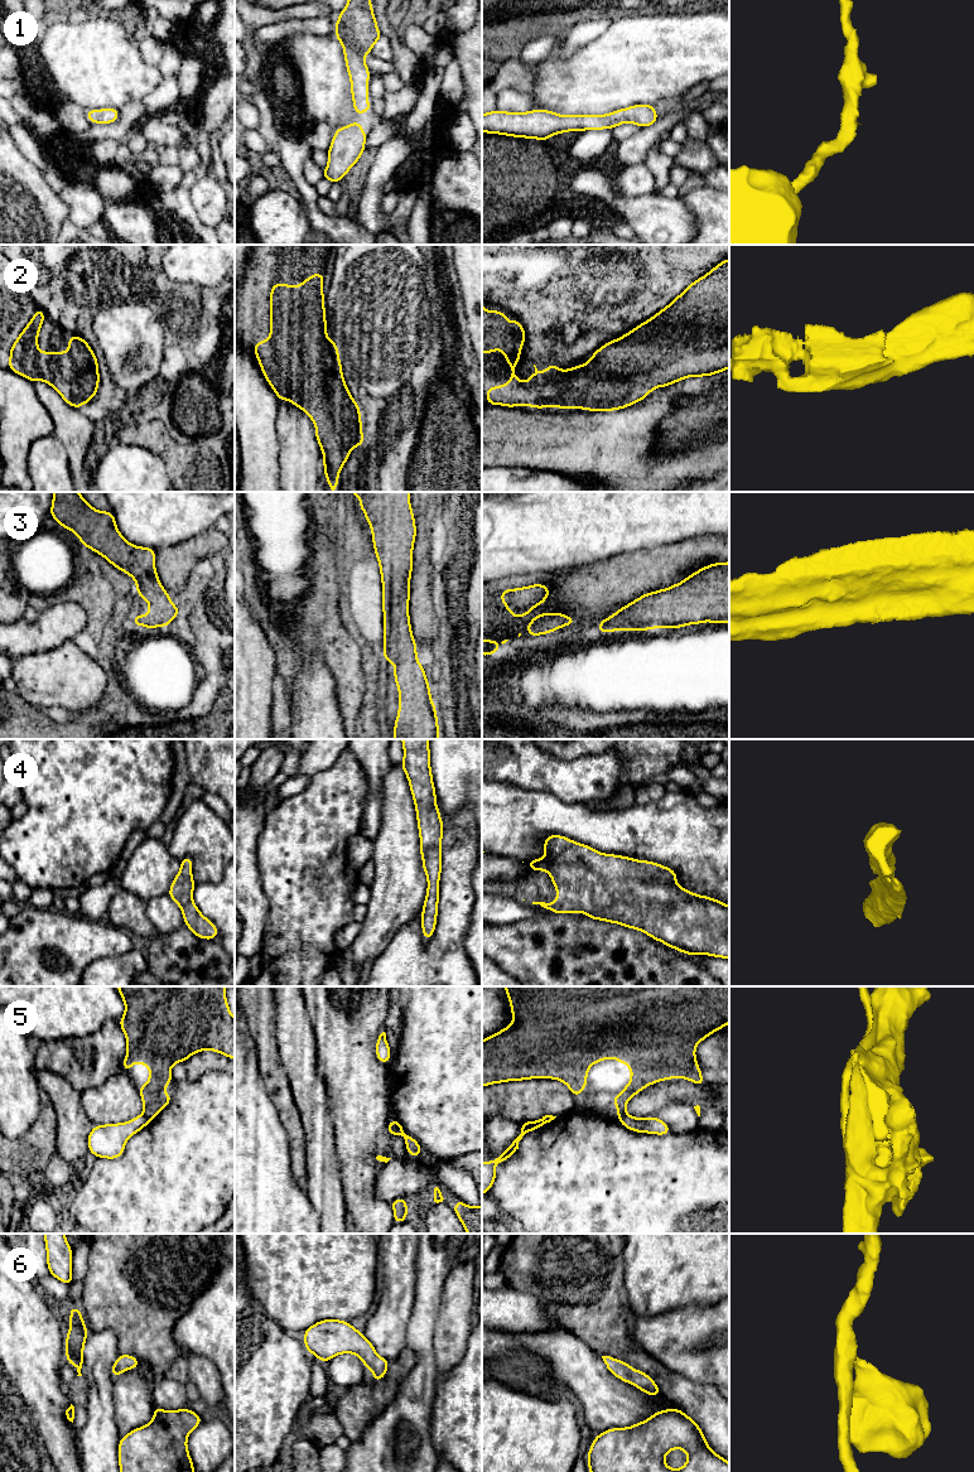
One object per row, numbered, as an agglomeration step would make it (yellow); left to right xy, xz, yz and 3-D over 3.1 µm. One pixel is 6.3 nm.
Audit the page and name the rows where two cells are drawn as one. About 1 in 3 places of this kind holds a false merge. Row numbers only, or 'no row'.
5

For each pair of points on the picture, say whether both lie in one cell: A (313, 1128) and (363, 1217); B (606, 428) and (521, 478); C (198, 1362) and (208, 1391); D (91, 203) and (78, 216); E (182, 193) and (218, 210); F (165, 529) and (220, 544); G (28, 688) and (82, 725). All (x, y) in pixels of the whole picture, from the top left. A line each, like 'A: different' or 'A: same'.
A: different
B: different
C: same
D: same
E: different
F: different
G: different

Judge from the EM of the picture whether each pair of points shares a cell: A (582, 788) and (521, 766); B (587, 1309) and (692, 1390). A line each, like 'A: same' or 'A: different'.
A: same
B: same

